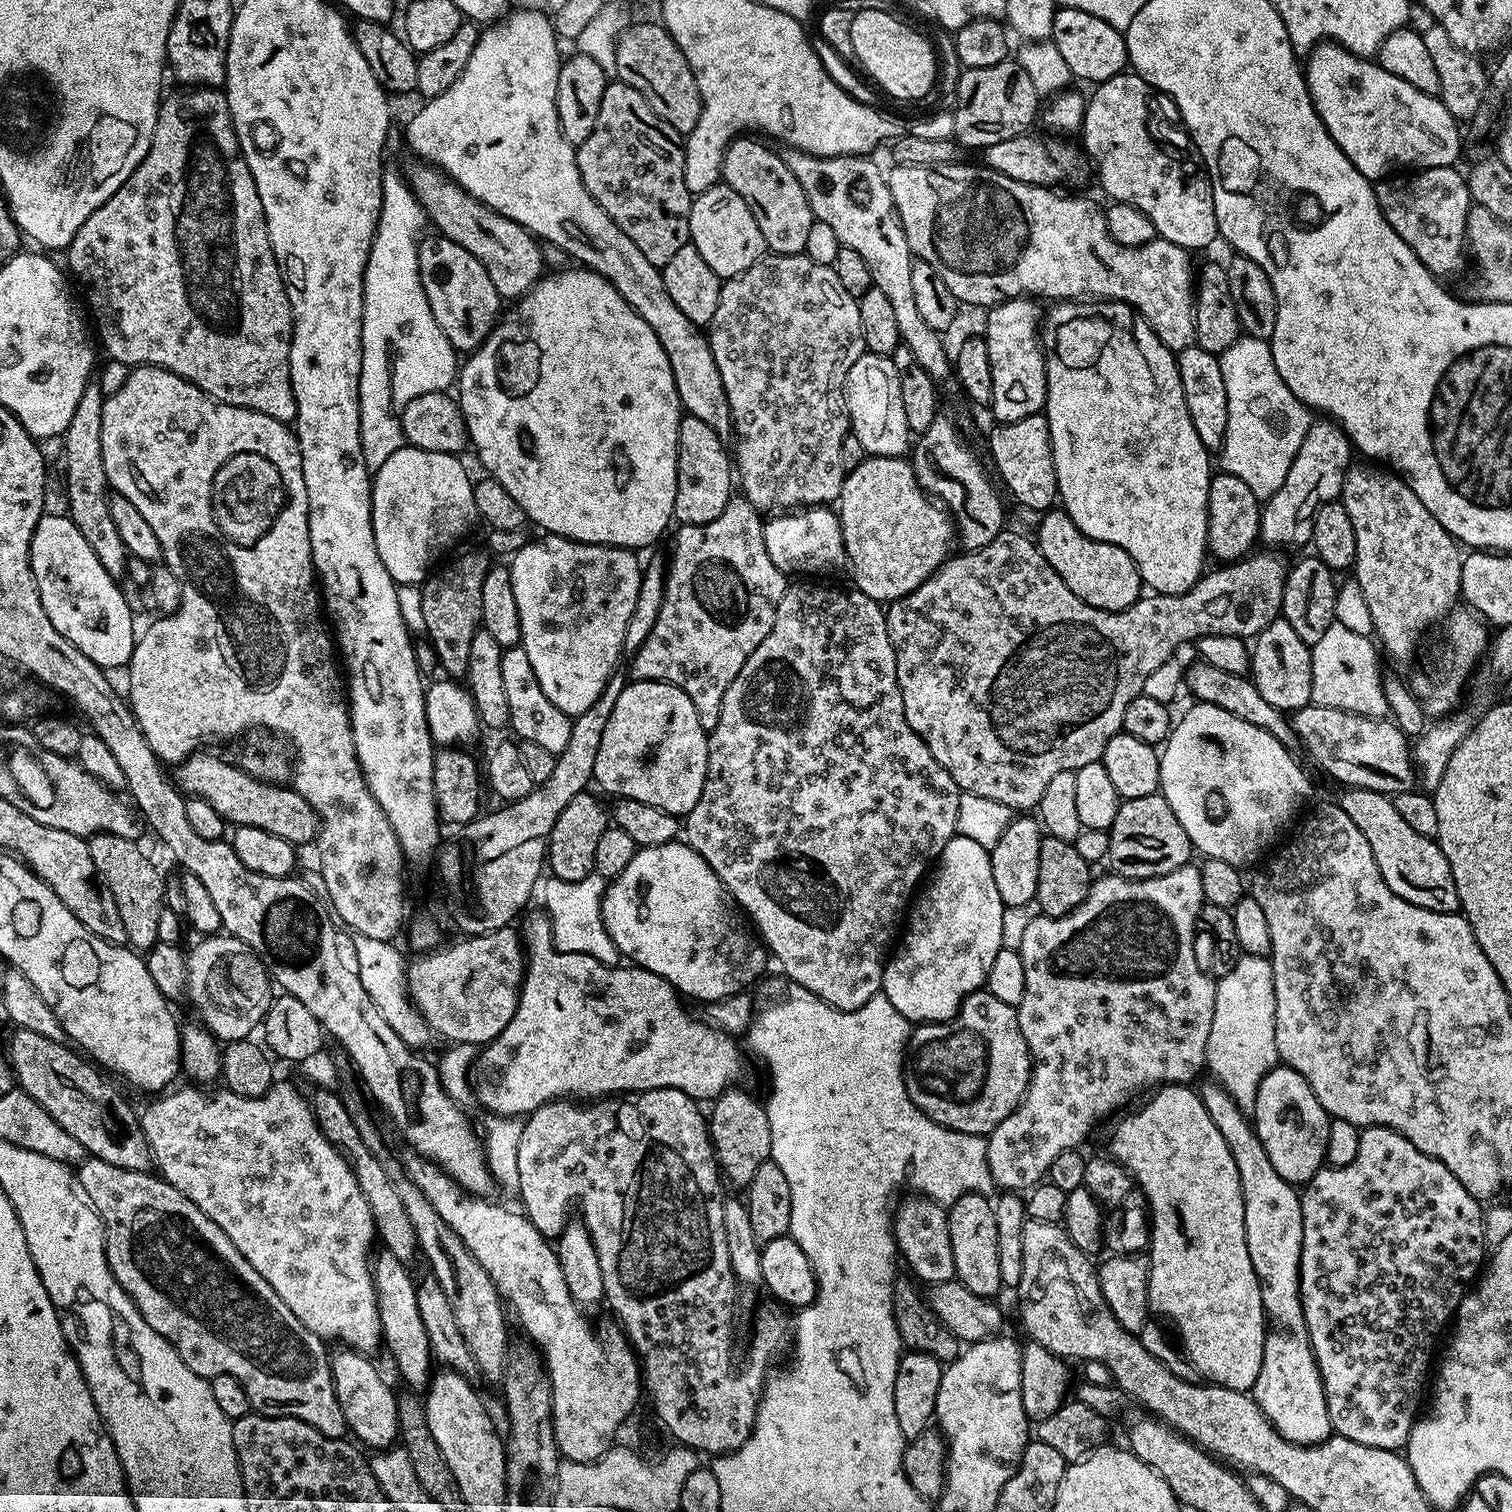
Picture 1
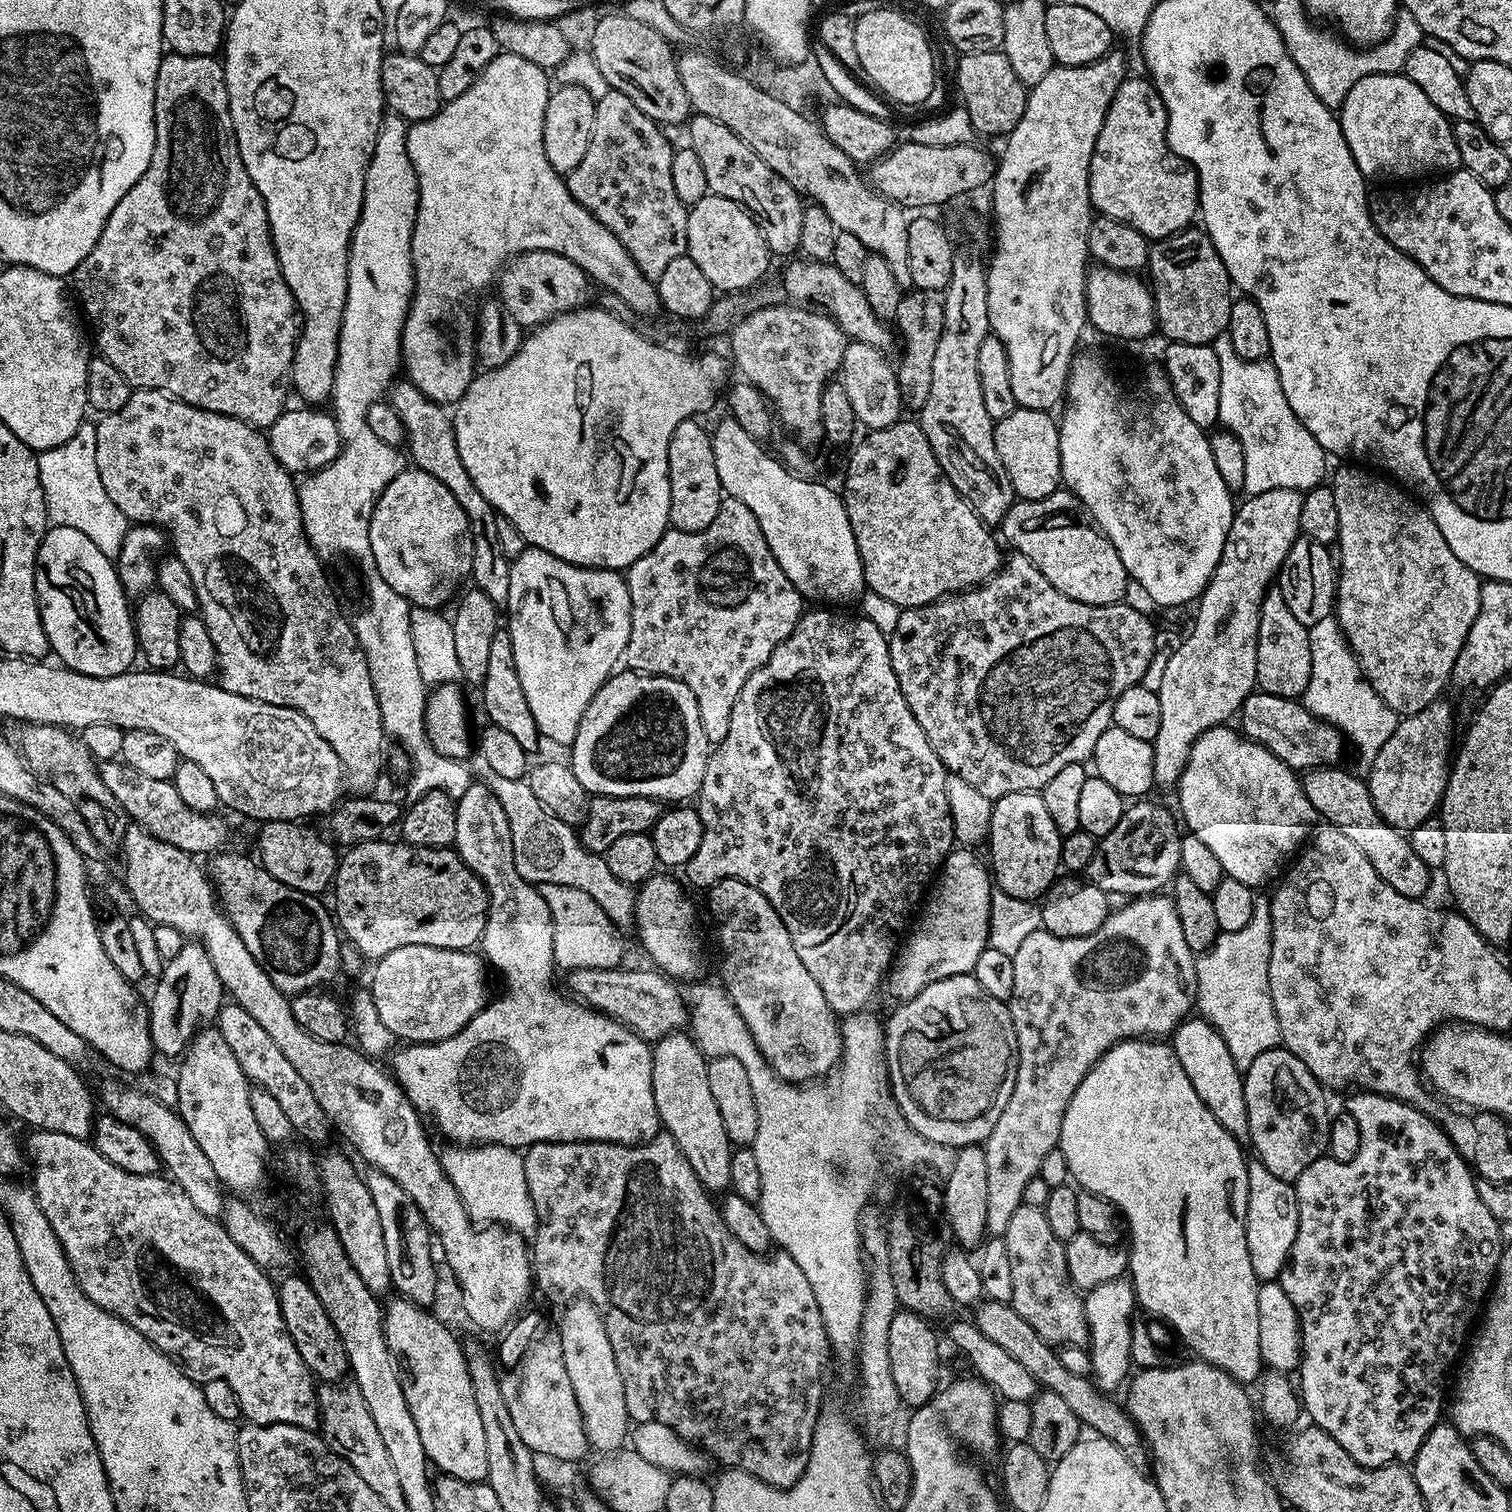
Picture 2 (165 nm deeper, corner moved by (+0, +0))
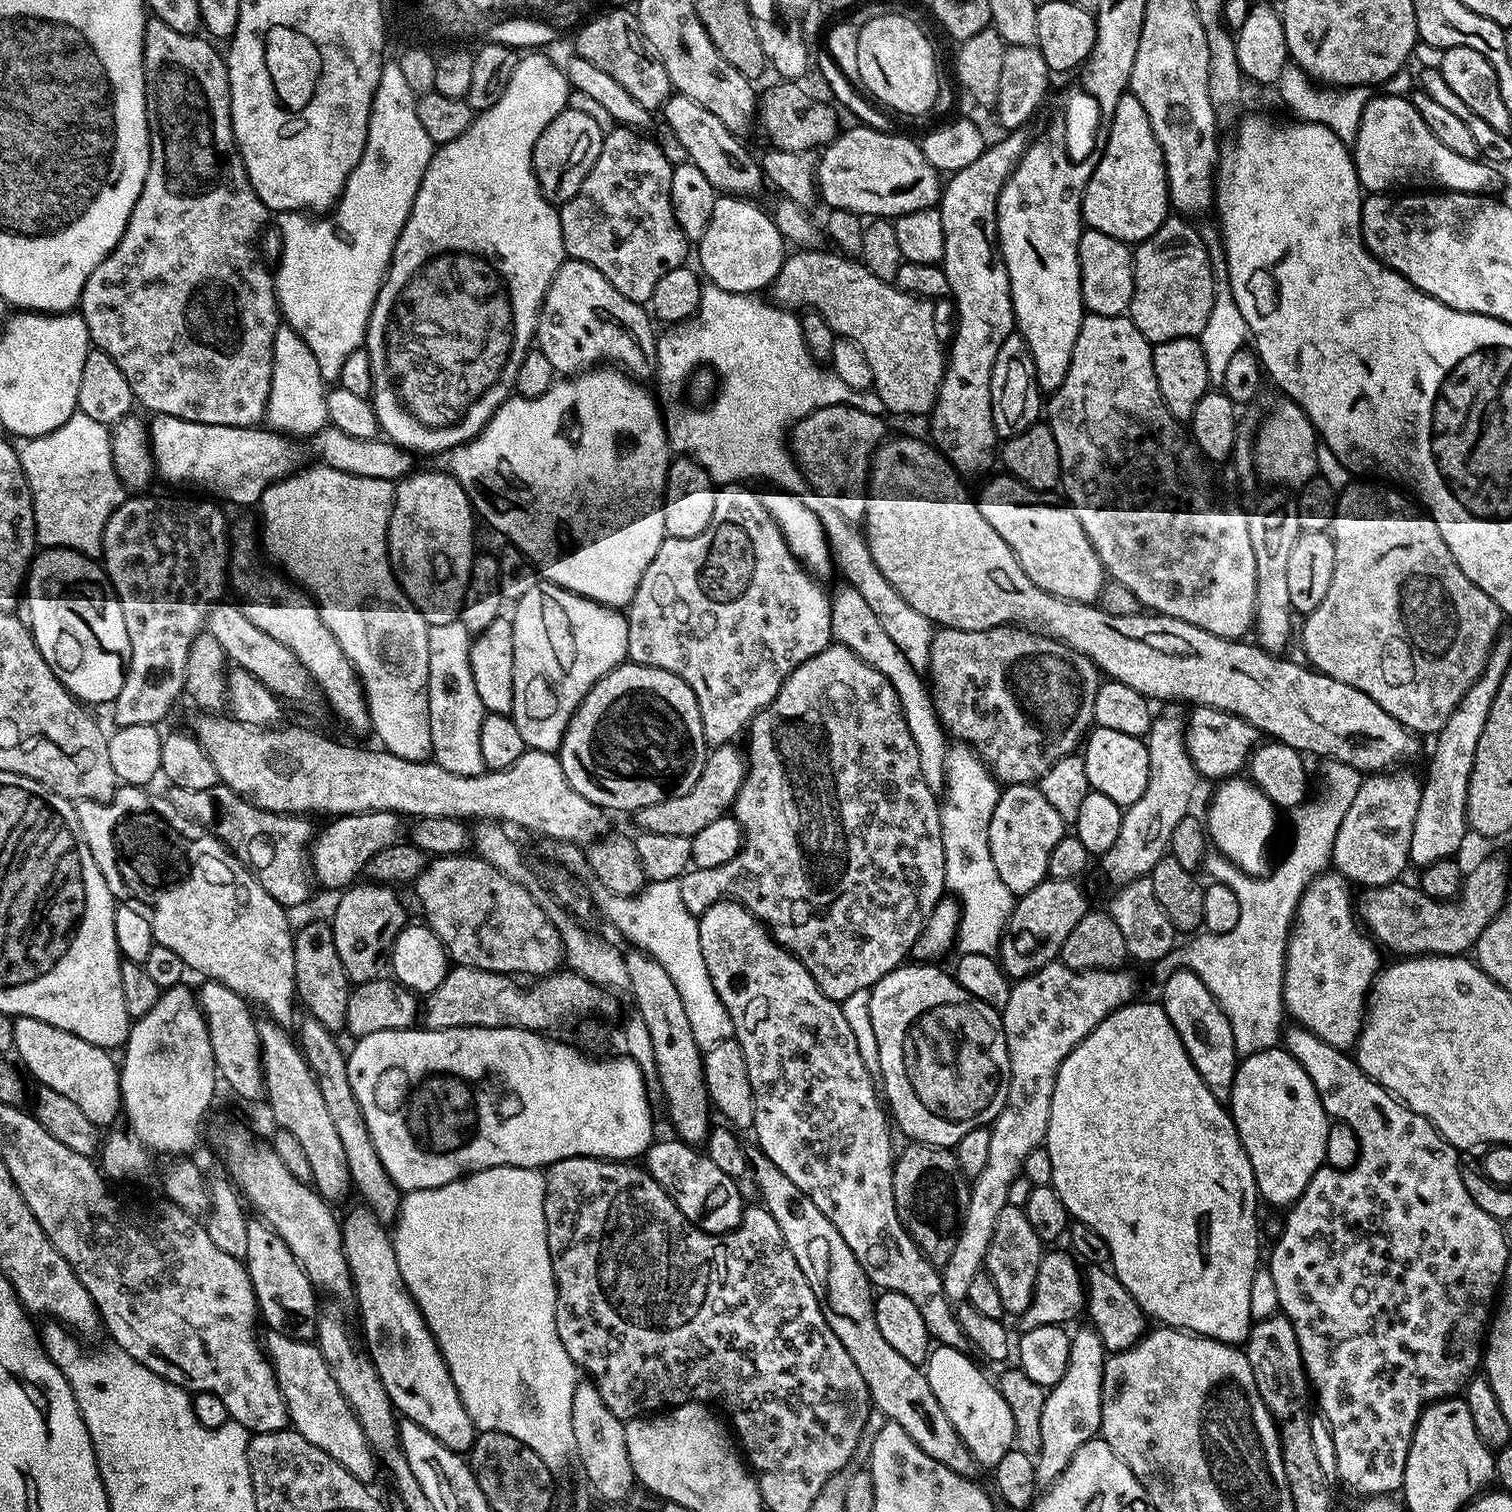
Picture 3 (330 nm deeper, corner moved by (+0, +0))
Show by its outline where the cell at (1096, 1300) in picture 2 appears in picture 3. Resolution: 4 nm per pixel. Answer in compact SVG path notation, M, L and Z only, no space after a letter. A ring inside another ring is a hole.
M1084 1326L1070 1336L1070 1362L1066 1366L1066 1374L1055 1384L1053 1388L1047 1389L1042 1406L1042 1450L1034 1457L1036 1462L1036 1482L1040 1486L1050 1486L1070 1466L1070 1458L1078 1454L1083 1444L1093 1439L1099 1433L1100 1419L1102 1418L1102 1374L1104 1373L1104 1362L1106 1351L1102 1338L1091 1326Z

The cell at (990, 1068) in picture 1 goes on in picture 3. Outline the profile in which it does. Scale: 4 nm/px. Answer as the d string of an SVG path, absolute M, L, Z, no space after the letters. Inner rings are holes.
M905 962L890 970L871 989L870 1020L878 1040L882 1096L895 1127L900 1127L909 1141L952 1148L970 1130L991 1125L1006 1106L1010 1058L1001 1013L962 990L951 971L943 972L936 966L932 962Z

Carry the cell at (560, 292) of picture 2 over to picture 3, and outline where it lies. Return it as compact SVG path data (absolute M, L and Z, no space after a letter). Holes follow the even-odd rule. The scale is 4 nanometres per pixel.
M566 258L557 268L544 300L540 303L534 344L539 352L546 354L546 362L550 362L553 373L575 374L601 362L611 362L629 376L641 382L648 382L653 379L656 370L658 332L657 329L652 329L652 324L654 325L654 320L649 311L643 305L623 297L594 266Z

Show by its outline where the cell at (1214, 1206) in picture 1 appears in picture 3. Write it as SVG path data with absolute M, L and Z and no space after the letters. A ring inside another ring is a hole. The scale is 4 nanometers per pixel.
M1133 1002L1122 1006L1110 1013L1098 1026L1094 1026L1094 1030L1090 1034L1086 1034L1086 1038L1082 1038L1082 1042L1078 1042L1078 1046L1074 1046L1074 1050L1070 1050L1070 1054L1064 1059L1062 1066L1058 1070L1058 1078L1054 1082L1054 1094L1050 1098L1050 1118L1048 1119L1048 1135L1046 1137L1046 1146L1050 1150L1050 1162L1054 1165L1054 1178L1052 1179L1051 1186L1058 1194L1058 1198L1062 1198L1062 1206L1066 1206L1068 1215L1072 1220L1082 1222L1086 1226L1090 1226L1090 1230L1102 1234L1102 1238L1110 1250L1113 1261L1128 1260L1128 1273L1122 1276L1123 1284L1126 1290L1130 1290L1134 1302L1138 1302L1138 1306L1142 1306L1142 1310L1153 1321L1170 1328L1195 1332L1197 1336L1205 1336L1223 1344L1240 1346L1247 1341L1254 1323L1254 1315L1252 1316L1252 1283L1256 1280L1256 1263L1260 1260L1260 1232L1256 1229L1258 1193L1256 1191L1256 1183L1254 1182L1254 1170L1250 1166L1250 1158L1246 1158L1246 1150L1238 1138L1229 1109L1218 1098L1214 1098L1214 1094L1210 1094L1210 1086L1206 1086L1206 1082L1202 1082L1202 1074L1198 1074L1198 1070L1194 1070L1194 1062L1190 1062L1190 1054L1186 1054L1186 1046L1182 1046L1182 1038L1178 1038L1178 1030L1174 1030L1174 1026L1166 1014L1163 1003L1140 1003Z

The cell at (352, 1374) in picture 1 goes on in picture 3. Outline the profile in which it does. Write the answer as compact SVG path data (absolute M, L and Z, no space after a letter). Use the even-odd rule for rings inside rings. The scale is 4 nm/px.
M259 1218L249 1219L246 1226L246 1254L243 1262L250 1274L256 1307L263 1323L265 1320L271 1331L281 1332L295 1340L311 1341L316 1335L318 1293L302 1266L298 1266L298 1258L290 1254L290 1246L286 1246L279 1234Z

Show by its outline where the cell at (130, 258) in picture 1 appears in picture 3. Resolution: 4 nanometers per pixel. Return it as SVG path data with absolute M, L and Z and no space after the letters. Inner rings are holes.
M155 18L144 25L144 93L146 94L146 114L150 134L150 170L146 170L146 182L138 202L128 219L122 238L114 250L86 278L80 295L78 311L88 327L91 347L104 351L114 360L118 369L129 382L130 390L137 405L149 408L149 413L157 416L173 416L179 420L202 422L214 426L238 426L251 428L265 419L268 410L268 395L272 381L272 347L274 334L282 326L280 306L276 302L276 285L273 273L256 253L256 239L264 228L264 219L270 215L267 204L263 204L250 186L250 178L244 169L240 151L236 149L236 139L232 133L232 99L230 98L230 78L228 61L212 44L211 39L200 34L178 34L178 30L166 26L166 22Z

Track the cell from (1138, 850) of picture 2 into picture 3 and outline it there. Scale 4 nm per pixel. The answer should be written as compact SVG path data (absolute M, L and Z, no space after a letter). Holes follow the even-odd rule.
M1045 878L1034 890L1030 890L1024 896L1015 901L1012 916L1008 920L1008 927L1004 933L1004 939L1000 941L998 959L1009 981L1015 982L1042 970L1047 964L1053 963L1060 955L1062 942L1070 938L1070 930L1082 922L1082 918L1090 911L1088 896L1084 893L1083 883L1080 880L1050 880Z

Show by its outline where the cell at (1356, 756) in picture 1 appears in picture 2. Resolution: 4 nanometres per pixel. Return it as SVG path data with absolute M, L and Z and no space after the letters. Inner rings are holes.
M1253 690L1242 702L1238 713L1238 728L1247 739L1261 744L1274 758L1286 762L1294 770L1336 766L1344 756L1345 735L1334 725L1320 720L1304 708L1299 699L1278 698L1274 694L1266 694Z

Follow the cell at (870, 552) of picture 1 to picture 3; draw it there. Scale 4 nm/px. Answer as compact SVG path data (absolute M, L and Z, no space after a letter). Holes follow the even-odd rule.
M912 436L888 438L871 456L870 484L872 480L876 496L867 497L862 531L870 558L874 558L874 566L882 570L886 582L933 625L954 630L990 630L1003 624L1030 628L1086 654L1105 677L1138 690L1138 694L1148 697L1149 701L1183 702L1188 706L1226 710L1232 716L1246 718L1259 733L1264 735L1265 732L1268 735L1265 737L1273 741L1296 748L1309 757L1337 760L1363 774L1395 769L1400 759L1408 760L1419 750L1420 744L1416 741L1419 739L1386 714L1374 698L1362 694L1362 690L1346 686L1346 682L1338 682L1303 663L1283 660L1283 655L1268 652L1255 642L1218 638L1198 626L1190 626L1190 622L1169 616L1115 617L1095 603L1079 604L1046 594L1046 590L1026 578L1026 570L1022 570L1010 546L1002 542L1002 534L982 518L979 503L975 499L967 500L961 473L939 448L924 440L915 440Z

